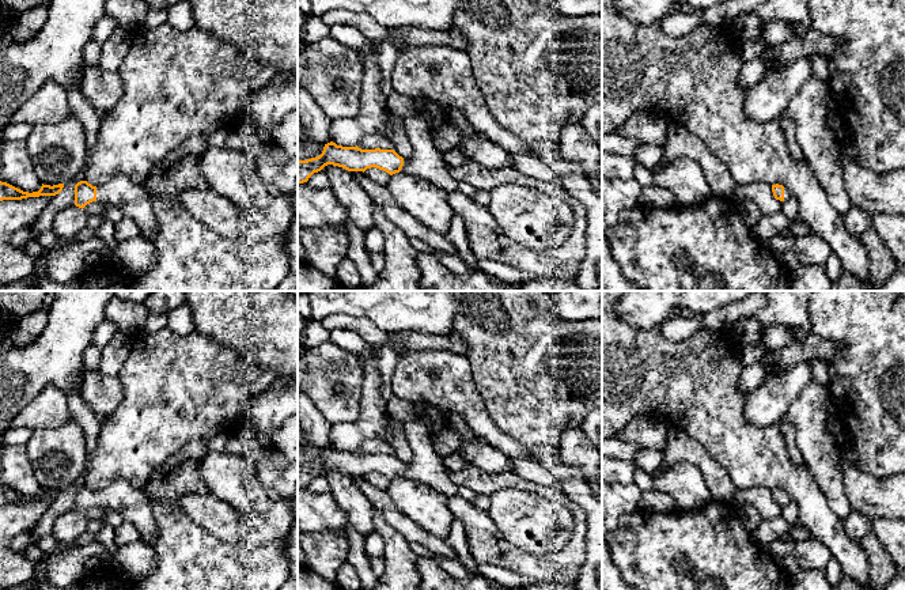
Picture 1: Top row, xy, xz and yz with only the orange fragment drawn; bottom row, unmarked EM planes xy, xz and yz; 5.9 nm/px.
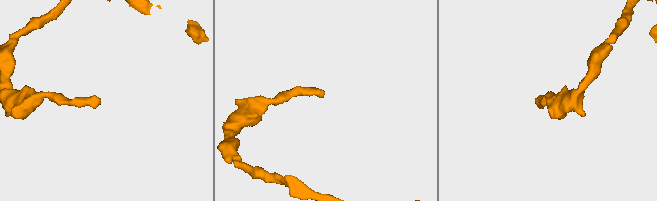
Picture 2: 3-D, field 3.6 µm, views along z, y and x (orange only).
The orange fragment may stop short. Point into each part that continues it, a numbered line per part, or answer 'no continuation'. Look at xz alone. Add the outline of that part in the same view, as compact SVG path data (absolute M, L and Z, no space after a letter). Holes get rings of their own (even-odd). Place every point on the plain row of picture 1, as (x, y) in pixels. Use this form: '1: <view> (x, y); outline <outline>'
1: xz (426, 466); outline M419 417L404 424L404 434L412 449L412 459L404 462L401 476L424 483L448 498L455 496L458 487L446 469L443 458L433 450L432 431Z

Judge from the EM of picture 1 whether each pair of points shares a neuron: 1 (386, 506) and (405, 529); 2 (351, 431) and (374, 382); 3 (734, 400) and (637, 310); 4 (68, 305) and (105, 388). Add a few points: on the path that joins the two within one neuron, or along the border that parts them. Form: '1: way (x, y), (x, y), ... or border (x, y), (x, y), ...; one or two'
1: way (389, 511), (401, 524); one
2: way (363, 422), (371, 413), (371, 394); one
3: border (624, 321), (636, 329), (661, 328); two
4: border (86, 371), (78, 388); two

